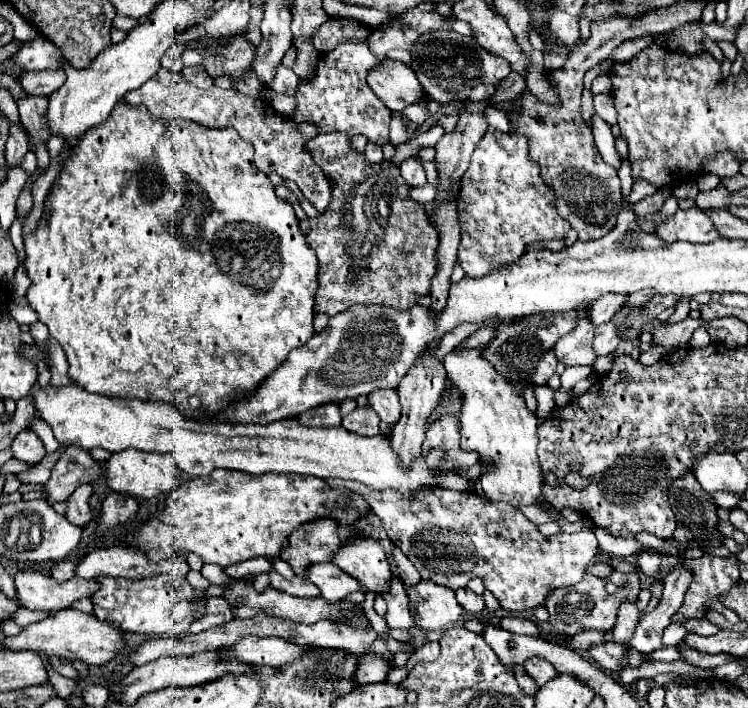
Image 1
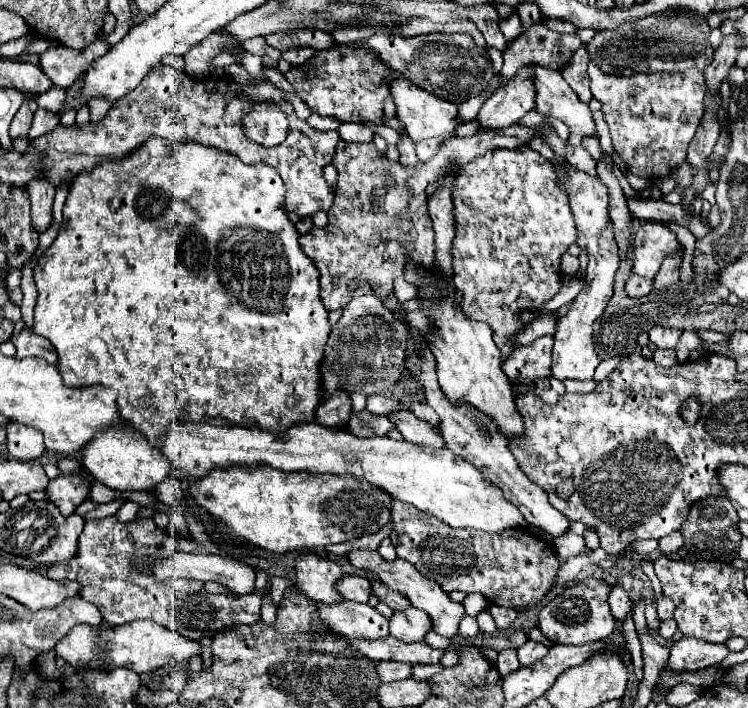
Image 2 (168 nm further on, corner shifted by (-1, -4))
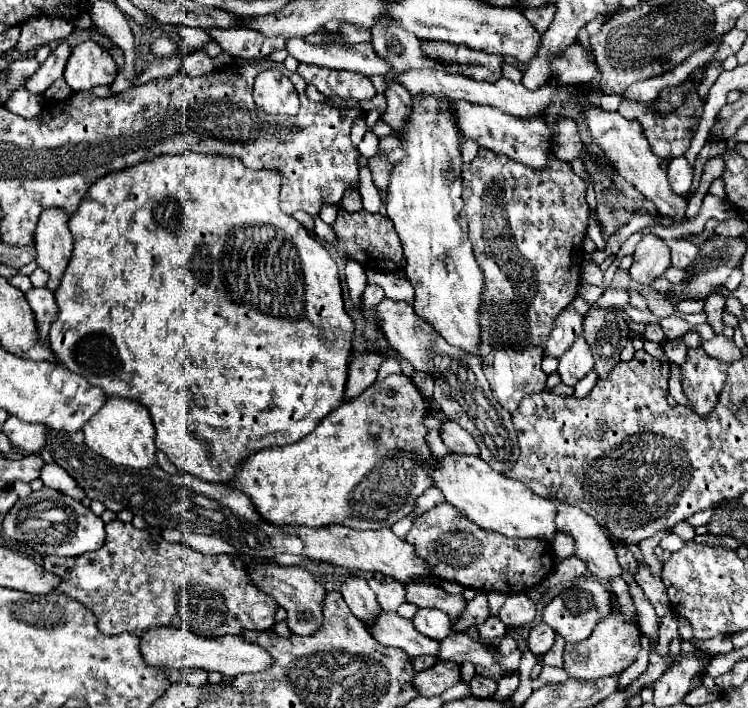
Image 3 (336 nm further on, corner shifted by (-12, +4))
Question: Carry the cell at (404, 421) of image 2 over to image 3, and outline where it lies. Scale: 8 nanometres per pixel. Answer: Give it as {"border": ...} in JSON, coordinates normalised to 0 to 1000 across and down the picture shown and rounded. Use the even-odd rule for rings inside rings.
{"border":[[[596,593],[588,602],[588,619],[591,624],[604,636],[604,638],[615,638],[615,641],[639,641],[639,630],[631,621],[631,616],[615,605],[610,596]]]}

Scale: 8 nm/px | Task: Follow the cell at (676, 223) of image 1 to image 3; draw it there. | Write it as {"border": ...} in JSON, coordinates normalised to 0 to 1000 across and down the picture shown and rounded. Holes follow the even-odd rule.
{"border":[[[864,331],[848,356],[842,390],[856,401],[869,401],[896,376],[896,347],[877,331]]]}

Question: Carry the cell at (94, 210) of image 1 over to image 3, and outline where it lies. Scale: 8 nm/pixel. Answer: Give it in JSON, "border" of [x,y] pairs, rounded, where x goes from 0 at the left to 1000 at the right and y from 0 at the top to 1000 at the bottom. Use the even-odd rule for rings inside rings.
{"border":[[[217,218],[160,243],[147,243],[120,263],[104,297],[94,305],[91,319],[99,336],[96,364],[86,381],[78,410],[72,412],[78,446],[67,460],[67,492],[78,508],[99,528],[112,531],[134,545],[144,559],[182,565],[195,573],[206,605],[209,630],[243,667],[275,681],[302,681],[313,672],[313,655],[324,653],[350,630],[380,630],[412,616],[428,593],[457,571],[465,534],[473,455],[460,438],[457,407],[449,370],[422,342],[412,325],[372,291],[377,251],[372,240],[334,240],[321,223],[294,218]]]}

